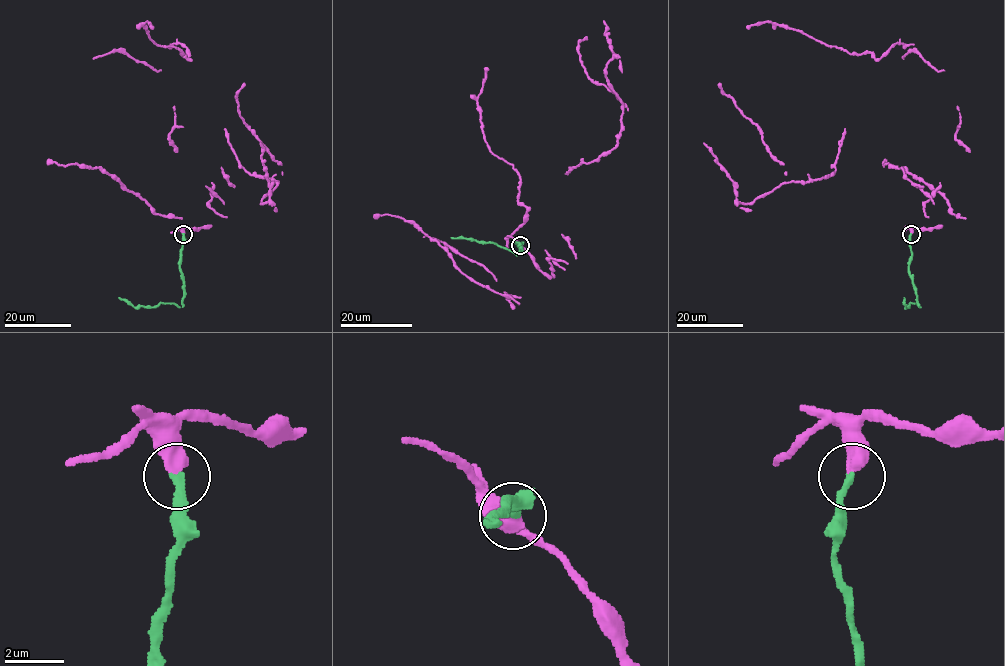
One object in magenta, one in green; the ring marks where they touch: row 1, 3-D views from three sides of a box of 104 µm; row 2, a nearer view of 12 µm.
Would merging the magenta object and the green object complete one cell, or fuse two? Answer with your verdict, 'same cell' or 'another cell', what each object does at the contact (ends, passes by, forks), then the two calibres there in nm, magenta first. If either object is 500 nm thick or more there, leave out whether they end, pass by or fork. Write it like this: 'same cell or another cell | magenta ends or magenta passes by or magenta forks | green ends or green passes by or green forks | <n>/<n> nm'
another cell | 550/280 nm

